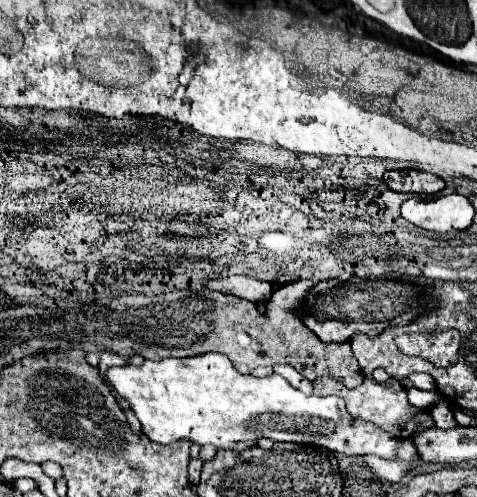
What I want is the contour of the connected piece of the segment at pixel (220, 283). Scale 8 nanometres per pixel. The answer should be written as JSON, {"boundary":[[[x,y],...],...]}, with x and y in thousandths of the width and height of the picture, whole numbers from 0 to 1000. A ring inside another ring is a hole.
{"boundary":[[[476,555],[459,563],[442,563],[434,571],[438,584],[463,584],[526,608],[560,608],[572,596],[572,571],[526,559],[526,555]]]}

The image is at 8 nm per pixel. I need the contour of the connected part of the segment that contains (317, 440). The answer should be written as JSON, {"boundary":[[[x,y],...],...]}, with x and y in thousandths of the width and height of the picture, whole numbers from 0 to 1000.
{"boundary":[[[421,712],[405,720],[346,720],[333,728],[304,724],[296,736],[262,732],[249,740],[224,740],[220,769],[233,773],[245,797],[270,809],[279,833],[300,857],[300,873],[333,893],[358,893],[367,885],[396,885],[409,893],[447,893],[451,901],[480,901],[493,909],[518,905],[539,893],[547,881],[572,881],[577,889],[631,889],[686,901],[723,918],[761,918],[786,913],[799,922],[828,926],[828,909],[836,905],[836,885],[811,873],[807,865],[774,853],[765,845],[744,845],[723,825],[723,809],[711,797],[644,797],[631,785],[614,781],[585,753],[568,753],[564,761],[509,757],[493,744],[484,724],[468,712]]]}

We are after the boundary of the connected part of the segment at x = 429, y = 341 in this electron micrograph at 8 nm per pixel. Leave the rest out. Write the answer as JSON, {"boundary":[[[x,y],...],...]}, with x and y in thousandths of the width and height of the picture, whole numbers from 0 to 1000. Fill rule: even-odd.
{"boundary":[[[874,668],[874,672],[836,672],[828,676],[832,696],[845,712],[883,716],[916,736],[950,736],[962,708],[962,668]]]}

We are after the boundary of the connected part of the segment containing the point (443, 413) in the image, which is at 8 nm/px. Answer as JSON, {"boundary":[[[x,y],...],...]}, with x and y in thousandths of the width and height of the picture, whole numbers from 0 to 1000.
{"boundary":[[[925,805],[920,813],[912,813],[912,817],[899,825],[899,833],[904,833],[904,841],[908,841],[908,849],[912,849],[916,861],[958,857],[958,849],[954,849],[954,841],[950,841],[950,825],[945,825],[945,817],[941,817],[933,805]]]}

